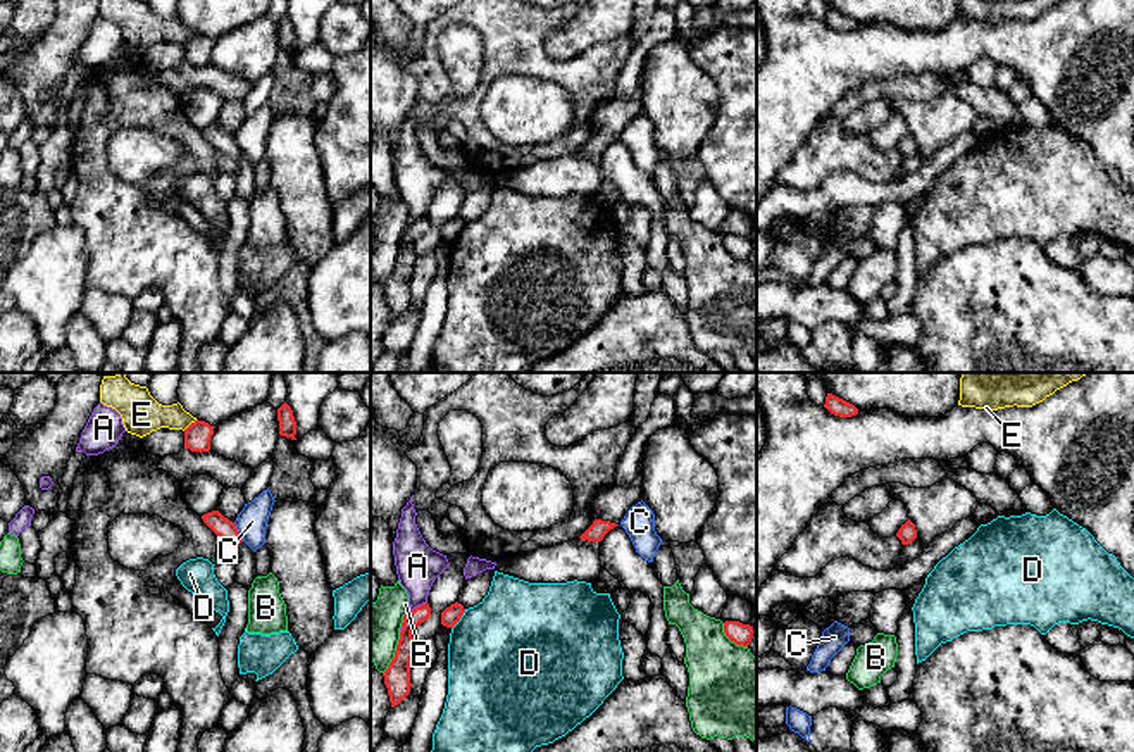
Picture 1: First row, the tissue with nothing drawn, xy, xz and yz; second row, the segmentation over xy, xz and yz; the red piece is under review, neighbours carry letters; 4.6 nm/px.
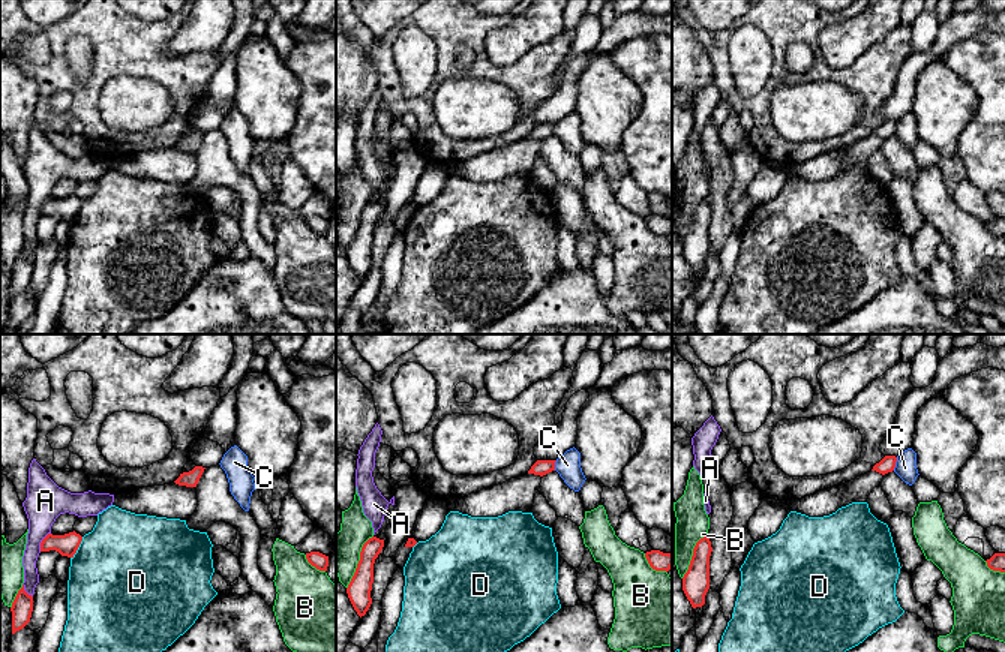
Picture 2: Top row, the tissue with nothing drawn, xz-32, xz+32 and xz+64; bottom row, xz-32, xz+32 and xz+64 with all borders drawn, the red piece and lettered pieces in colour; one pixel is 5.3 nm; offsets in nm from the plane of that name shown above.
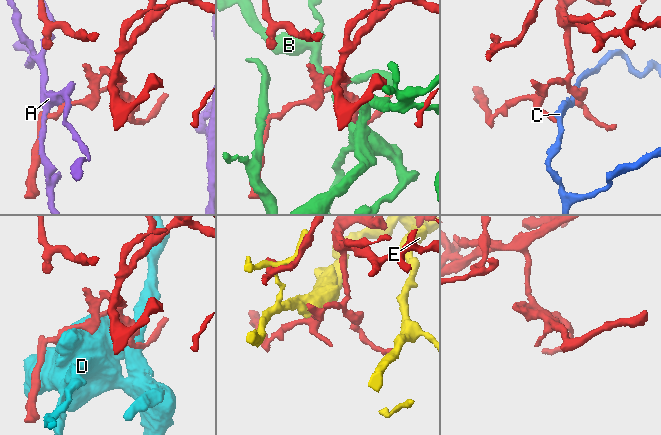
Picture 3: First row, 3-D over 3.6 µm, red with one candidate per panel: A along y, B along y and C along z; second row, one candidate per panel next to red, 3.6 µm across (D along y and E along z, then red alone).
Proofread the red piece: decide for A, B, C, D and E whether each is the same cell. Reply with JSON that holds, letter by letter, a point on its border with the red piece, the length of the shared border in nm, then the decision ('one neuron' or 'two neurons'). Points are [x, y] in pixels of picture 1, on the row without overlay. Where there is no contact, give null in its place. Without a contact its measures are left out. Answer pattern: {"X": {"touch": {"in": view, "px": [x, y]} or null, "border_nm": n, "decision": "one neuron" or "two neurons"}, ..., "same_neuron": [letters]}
{"A": {"touch": {"in": "xz", "px": [419, 219]}, "border_nm": 100, "decision": "two neurons"}, "B": {"touch": {"in": "xz", "px": [404, 231]}, "border_nm": 90, "decision": "two neurons"}, "C": {"touch": {"in": "xy", "px": [238, 145]}, "border_nm": 100, "decision": "two neurons"}, "D": {"touch": {"in": "xz", "px": [459, 233]}, "border_nm": 120, "decision": "two neurons"}, "E": {"touch": {"in": "xy", "px": [192, 37]}, "border_nm": 90, "decision": "two neurons"}, "same_neuron": []}

